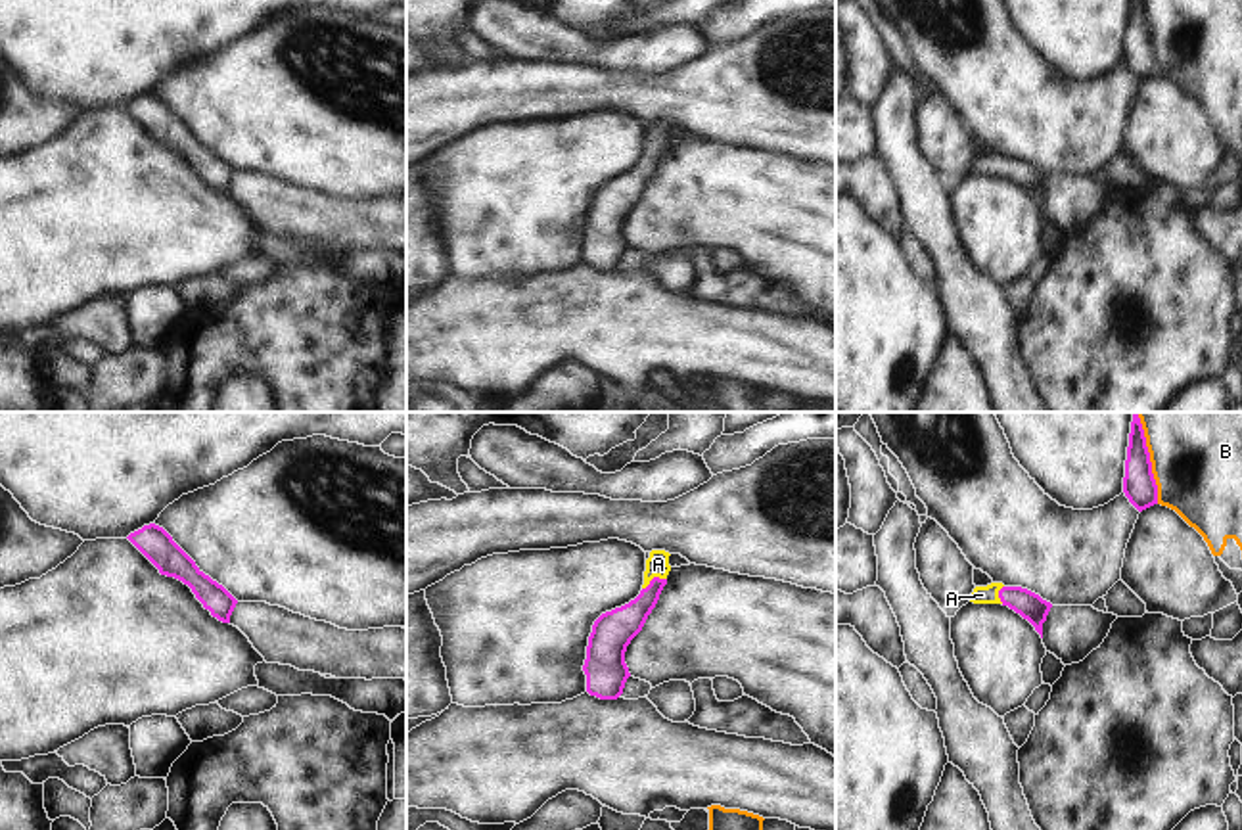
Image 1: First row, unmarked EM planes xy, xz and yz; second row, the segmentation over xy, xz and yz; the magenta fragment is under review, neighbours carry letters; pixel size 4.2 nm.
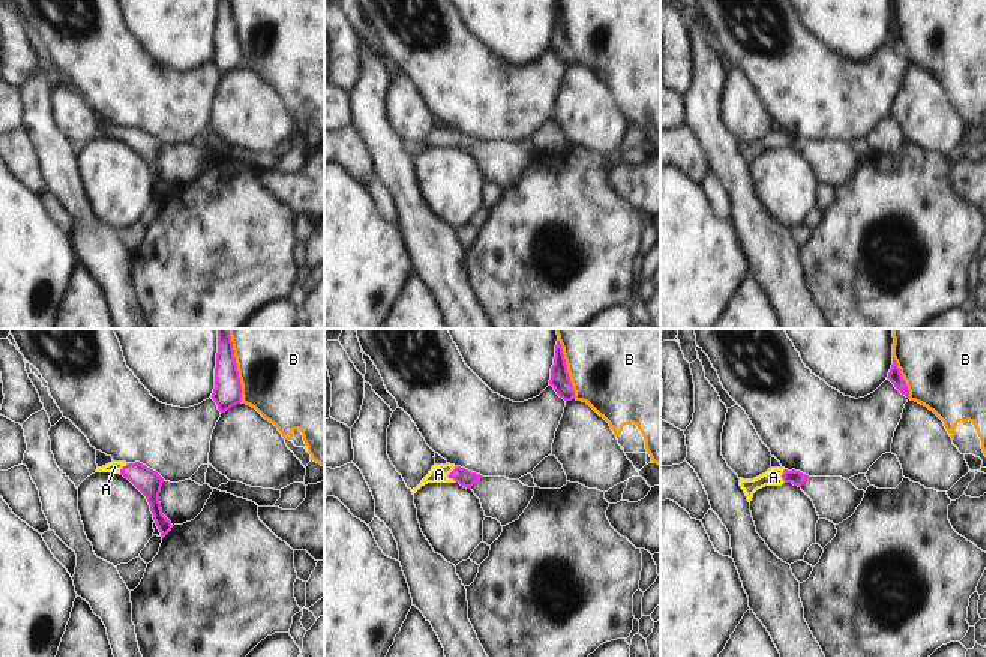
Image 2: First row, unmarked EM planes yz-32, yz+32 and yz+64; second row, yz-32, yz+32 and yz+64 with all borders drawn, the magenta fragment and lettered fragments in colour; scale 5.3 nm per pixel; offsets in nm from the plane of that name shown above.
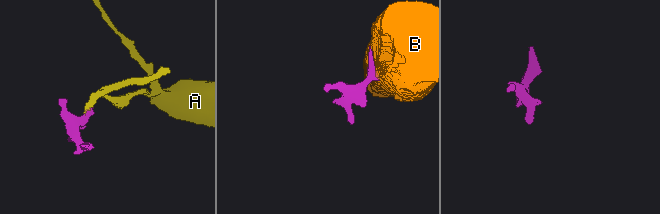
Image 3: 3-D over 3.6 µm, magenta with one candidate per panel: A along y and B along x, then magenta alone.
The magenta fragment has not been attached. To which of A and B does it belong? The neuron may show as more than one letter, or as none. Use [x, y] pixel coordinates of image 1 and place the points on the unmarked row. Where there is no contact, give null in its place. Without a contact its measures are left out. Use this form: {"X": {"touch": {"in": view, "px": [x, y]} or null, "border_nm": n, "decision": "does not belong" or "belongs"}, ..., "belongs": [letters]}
{"A": {"touch": {"in": "xz", "px": [654, 148]}, "border_nm": 120, "decision": "belongs"}, "B": {"touch": {"in": "yz", "px": [1150, 37]}, "border_nm": 320, "decision": "does not belong"}, "belongs": ["A"]}

